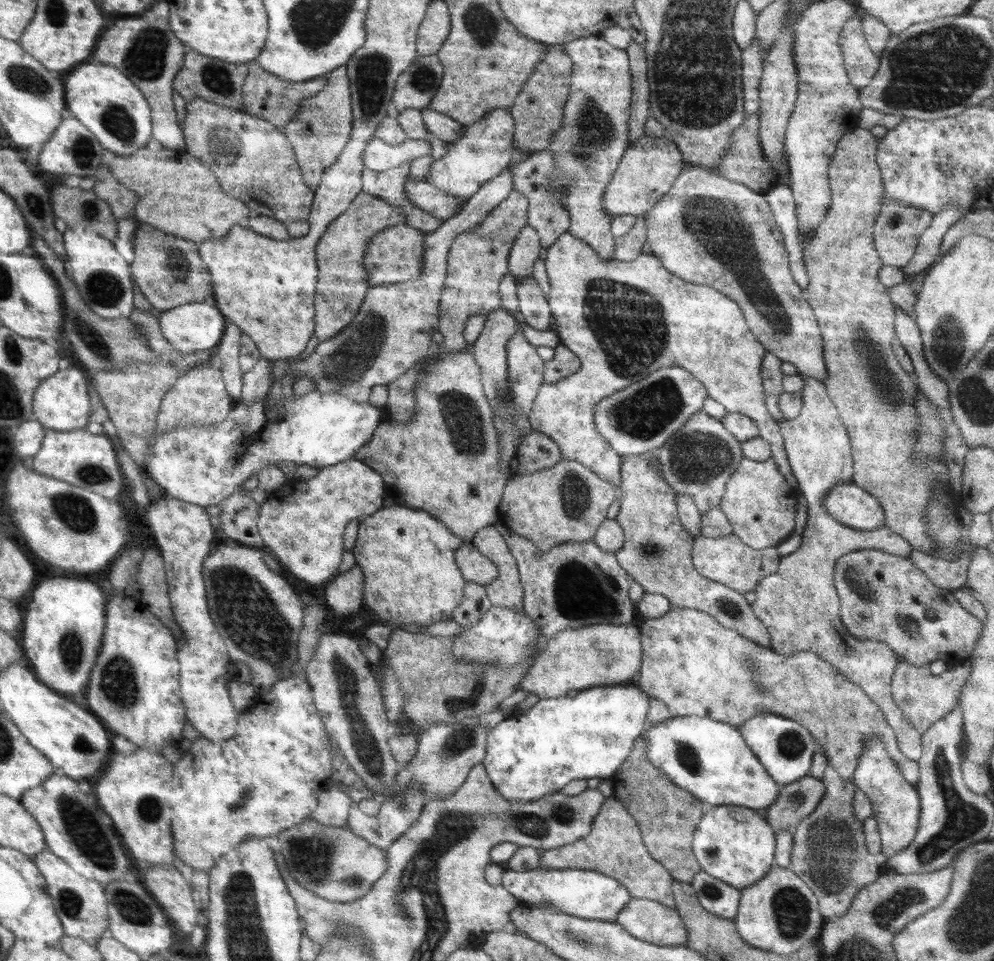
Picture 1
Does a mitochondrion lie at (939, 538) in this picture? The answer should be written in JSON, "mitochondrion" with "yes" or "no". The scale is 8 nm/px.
{"mitochondrion":"no"}

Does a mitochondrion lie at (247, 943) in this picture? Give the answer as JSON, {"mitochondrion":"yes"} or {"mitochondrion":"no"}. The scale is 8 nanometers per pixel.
{"mitochondrion":"yes"}

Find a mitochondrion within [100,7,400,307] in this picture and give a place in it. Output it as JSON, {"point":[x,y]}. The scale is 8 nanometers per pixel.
{"point":[146,56]}

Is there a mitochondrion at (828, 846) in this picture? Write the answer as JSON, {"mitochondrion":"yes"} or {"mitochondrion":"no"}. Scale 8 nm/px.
{"mitochondrion":"yes"}

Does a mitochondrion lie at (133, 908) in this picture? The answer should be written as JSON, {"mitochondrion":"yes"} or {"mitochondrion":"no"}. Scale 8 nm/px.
{"mitochondrion":"yes"}

